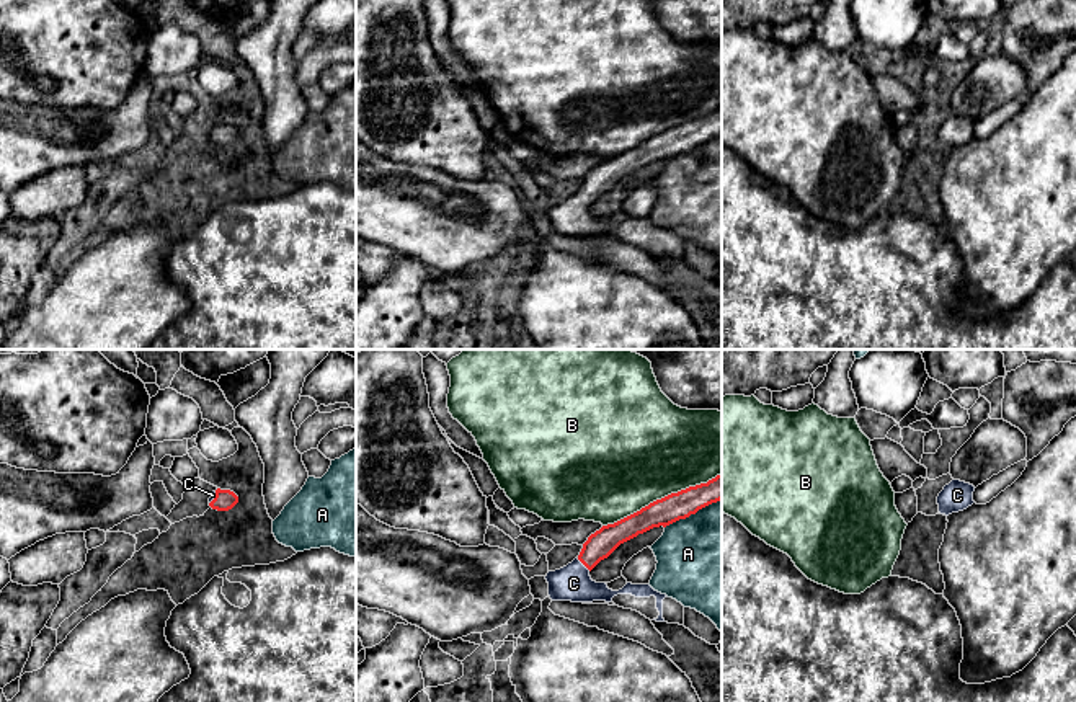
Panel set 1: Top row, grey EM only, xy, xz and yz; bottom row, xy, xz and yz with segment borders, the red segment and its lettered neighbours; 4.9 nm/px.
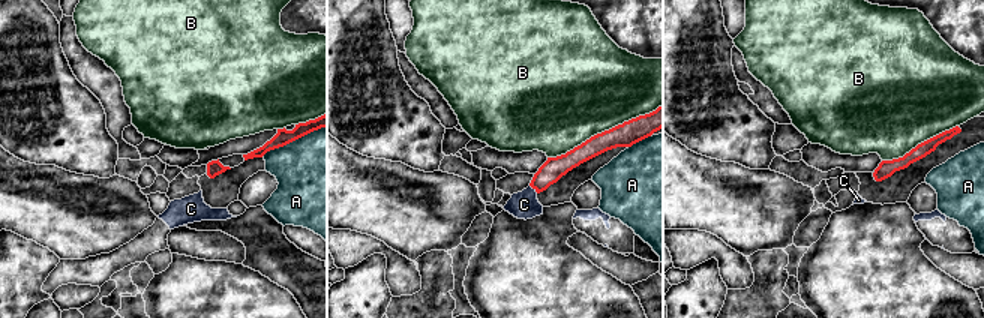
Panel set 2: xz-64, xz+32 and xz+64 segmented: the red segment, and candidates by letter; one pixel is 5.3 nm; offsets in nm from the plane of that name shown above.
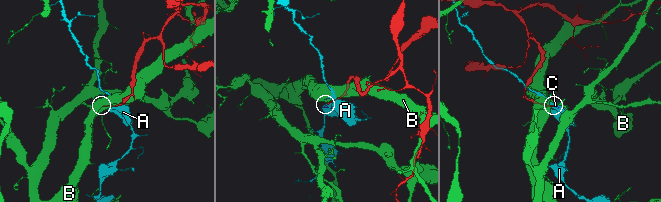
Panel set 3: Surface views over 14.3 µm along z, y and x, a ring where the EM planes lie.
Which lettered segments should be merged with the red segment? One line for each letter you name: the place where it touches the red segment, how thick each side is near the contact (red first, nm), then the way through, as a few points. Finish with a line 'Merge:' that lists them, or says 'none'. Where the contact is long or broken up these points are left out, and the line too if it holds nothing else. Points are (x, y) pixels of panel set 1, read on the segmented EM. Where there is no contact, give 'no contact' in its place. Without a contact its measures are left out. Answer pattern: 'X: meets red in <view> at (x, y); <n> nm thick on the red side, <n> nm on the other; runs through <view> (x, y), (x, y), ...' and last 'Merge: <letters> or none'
C: meets red in xz at (583, 564); 140 nm thick on the red side, 180 nm on the other; runs through xz (603, 542), (583, 564), (573, 583)
Merge: C

